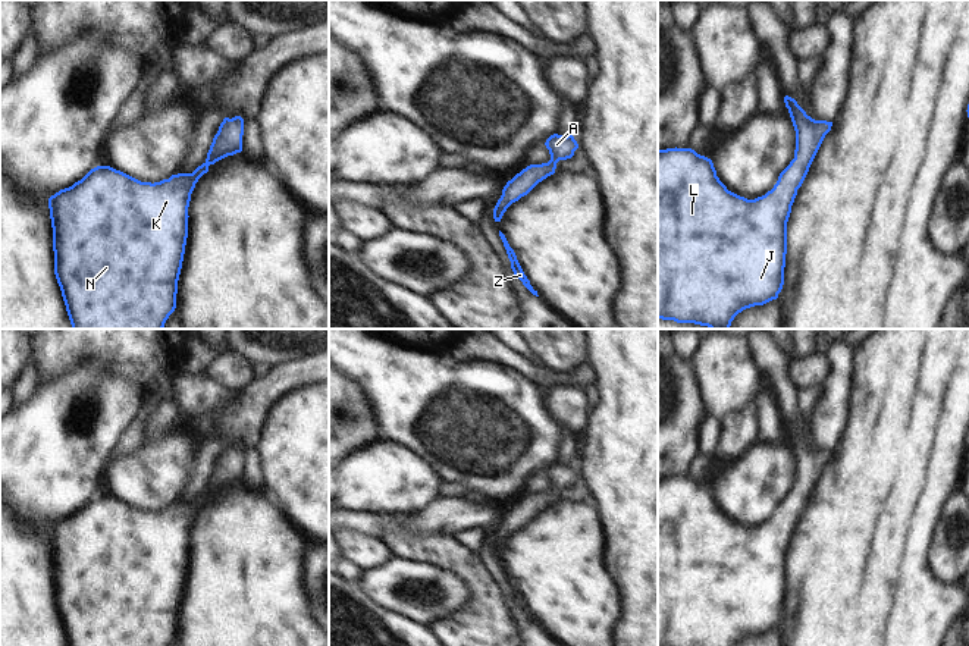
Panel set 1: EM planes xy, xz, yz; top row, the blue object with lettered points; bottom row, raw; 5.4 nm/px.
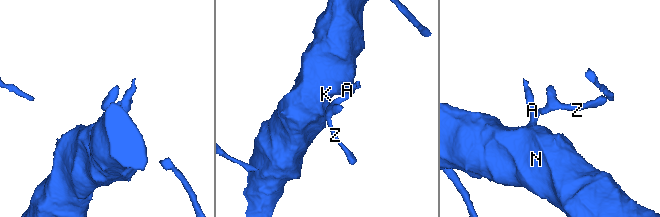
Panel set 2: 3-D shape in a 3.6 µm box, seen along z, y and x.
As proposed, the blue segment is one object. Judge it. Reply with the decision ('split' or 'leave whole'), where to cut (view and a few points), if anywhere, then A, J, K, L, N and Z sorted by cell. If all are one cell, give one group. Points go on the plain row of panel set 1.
leave whole | no cut | A J K L N Z

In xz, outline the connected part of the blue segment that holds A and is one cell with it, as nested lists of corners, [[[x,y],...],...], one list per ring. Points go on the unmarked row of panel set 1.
[[[558,462],[551,464],[545,474],[549,479],[551,489],[542,493],[530,493],[507,511],[493,537],[495,551],[501,551],[504,542],[512,531],[527,524],[539,511],[554,504],[556,492],[571,487],[578,477],[573,464],[562,465]]]

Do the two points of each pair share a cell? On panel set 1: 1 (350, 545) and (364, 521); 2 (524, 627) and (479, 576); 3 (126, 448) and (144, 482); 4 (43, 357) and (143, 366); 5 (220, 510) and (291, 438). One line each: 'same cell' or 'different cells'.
1: different cells
2: different cells
3: different cells
4: same cell
5: different cells

